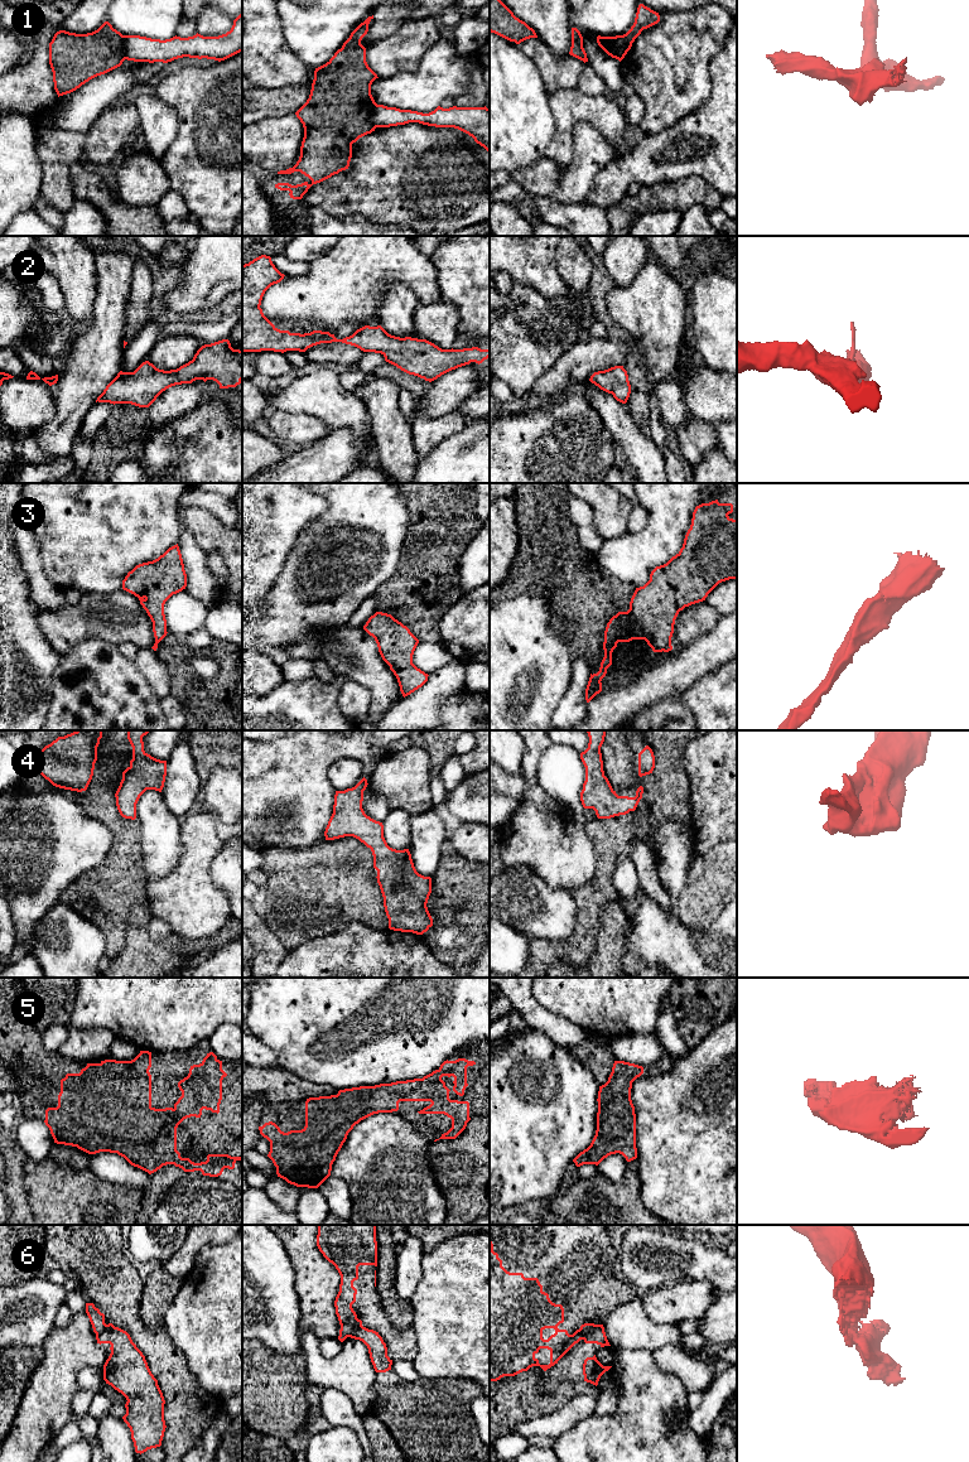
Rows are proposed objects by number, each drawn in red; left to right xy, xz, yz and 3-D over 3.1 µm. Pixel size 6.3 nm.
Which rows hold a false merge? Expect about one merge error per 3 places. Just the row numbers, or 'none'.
1, 6

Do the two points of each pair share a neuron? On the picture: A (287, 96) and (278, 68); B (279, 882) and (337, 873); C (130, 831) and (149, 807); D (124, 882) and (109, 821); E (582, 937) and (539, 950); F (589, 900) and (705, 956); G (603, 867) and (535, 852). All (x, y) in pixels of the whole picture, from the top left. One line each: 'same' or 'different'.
A: different
B: same
C: different
D: same
E: same
F: different
G: different

